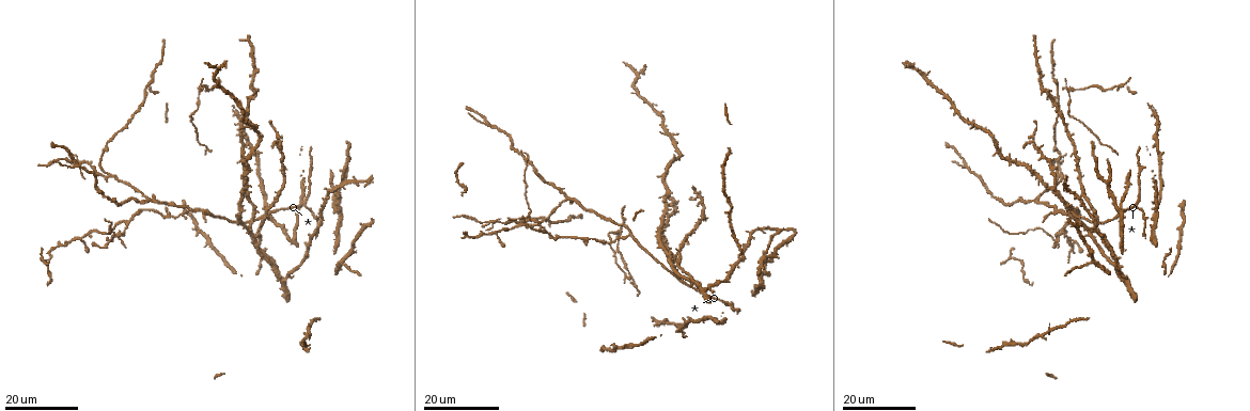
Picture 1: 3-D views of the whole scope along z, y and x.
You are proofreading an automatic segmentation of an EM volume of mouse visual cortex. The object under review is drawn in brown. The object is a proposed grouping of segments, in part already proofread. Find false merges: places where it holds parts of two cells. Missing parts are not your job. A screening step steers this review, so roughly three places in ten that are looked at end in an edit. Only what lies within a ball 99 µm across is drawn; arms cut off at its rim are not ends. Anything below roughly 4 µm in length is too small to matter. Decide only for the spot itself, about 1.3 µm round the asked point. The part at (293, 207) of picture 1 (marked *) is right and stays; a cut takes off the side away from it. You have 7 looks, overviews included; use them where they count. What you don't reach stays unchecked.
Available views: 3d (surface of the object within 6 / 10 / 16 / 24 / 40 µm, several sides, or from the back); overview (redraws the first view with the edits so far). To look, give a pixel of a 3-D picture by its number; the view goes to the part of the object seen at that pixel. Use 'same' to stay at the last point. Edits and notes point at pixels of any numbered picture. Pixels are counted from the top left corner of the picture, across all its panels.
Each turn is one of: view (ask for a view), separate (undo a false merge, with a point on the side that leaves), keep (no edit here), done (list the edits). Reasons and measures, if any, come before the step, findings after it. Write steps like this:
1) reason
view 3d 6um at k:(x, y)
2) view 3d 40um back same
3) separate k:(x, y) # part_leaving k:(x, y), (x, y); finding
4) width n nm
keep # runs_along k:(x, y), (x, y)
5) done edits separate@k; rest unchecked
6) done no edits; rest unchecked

arms part here
view 3d 24um at 1:(126, 225)

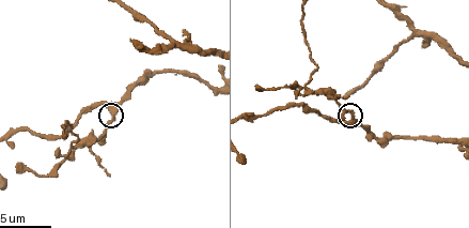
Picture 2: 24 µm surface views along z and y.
view 3d 10um at 2:(112, 112)

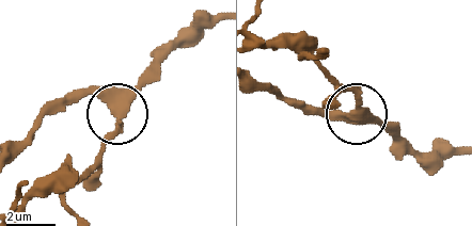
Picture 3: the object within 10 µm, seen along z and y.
width 370 nm
separate 3:(105, 150) # part_leaving 3:(122, 124), (97, 164), (17, 213); two cells meet here

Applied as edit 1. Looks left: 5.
side arm on a straight run
view 3d 24um at 1:(621, 224)

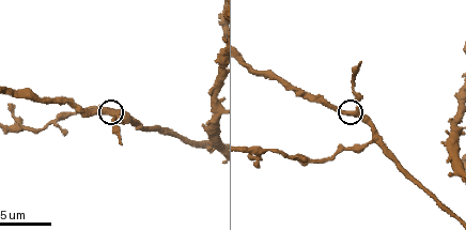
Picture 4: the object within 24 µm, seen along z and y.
view 3d 6um at 4:(353, 111)

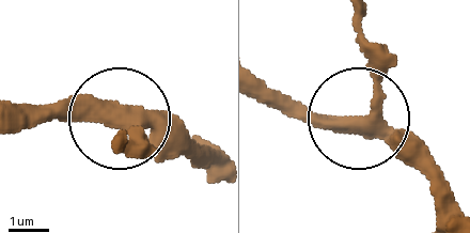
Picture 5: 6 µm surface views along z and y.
side_arm 6 um
keep # runs_along 5:(210, 176), (128, 122), (139, 128), (119, 139); continuous, no second cell

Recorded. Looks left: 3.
three arms meet
view 3d 16um at 1:(74, 166)

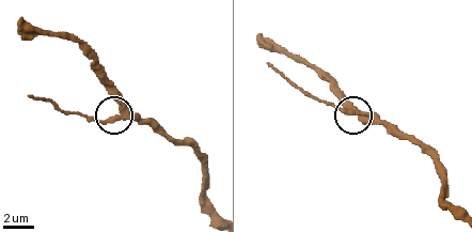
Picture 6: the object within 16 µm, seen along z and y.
closer look
view 3d 6um at 6:(362, 118)

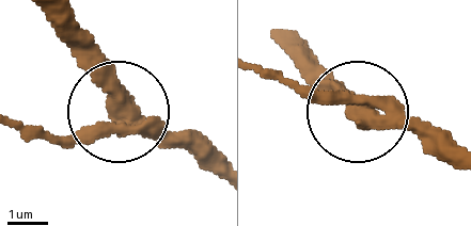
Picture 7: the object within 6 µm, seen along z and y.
separate 7:(88, 132) # part_leaving 7:(143, 124), (64, 134), (24, 124); two cells meet here

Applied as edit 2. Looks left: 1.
done edits separate@3, separate@7; rest unchecked

